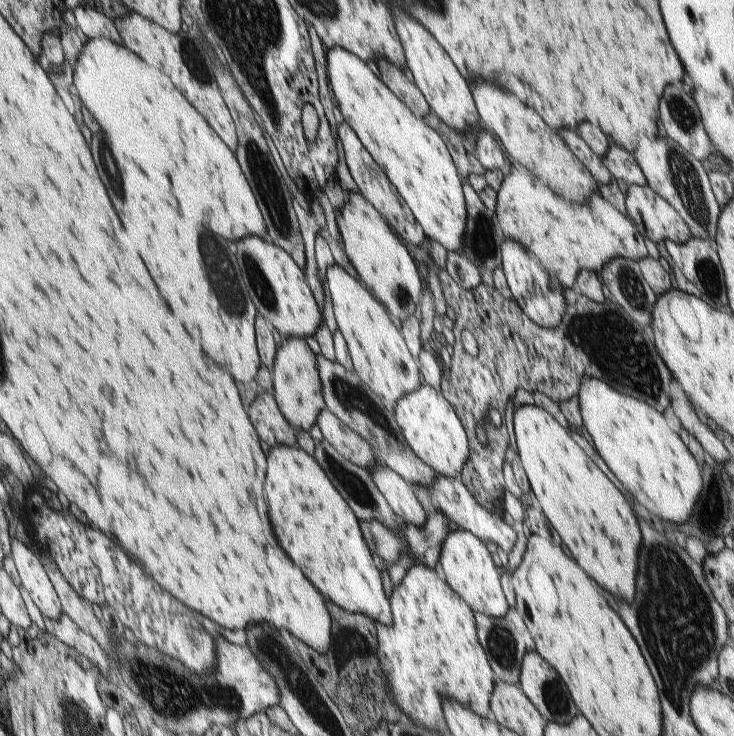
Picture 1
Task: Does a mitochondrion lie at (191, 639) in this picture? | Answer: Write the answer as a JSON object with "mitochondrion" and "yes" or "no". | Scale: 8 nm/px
{"mitochondrion":"yes"}

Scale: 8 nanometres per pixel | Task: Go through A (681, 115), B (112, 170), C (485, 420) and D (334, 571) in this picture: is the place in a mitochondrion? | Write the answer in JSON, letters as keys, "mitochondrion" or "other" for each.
{"A":"mitochondrion","B":"mitochondrion","C":"other","D":"other"}

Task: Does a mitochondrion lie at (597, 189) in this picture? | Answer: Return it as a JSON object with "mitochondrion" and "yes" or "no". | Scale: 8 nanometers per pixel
{"mitochondrion":"no"}

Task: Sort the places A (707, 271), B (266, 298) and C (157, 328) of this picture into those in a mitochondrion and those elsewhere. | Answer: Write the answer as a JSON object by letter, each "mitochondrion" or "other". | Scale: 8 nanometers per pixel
{"A":"mitochondrion","B":"mitochondrion","C":"other"}

